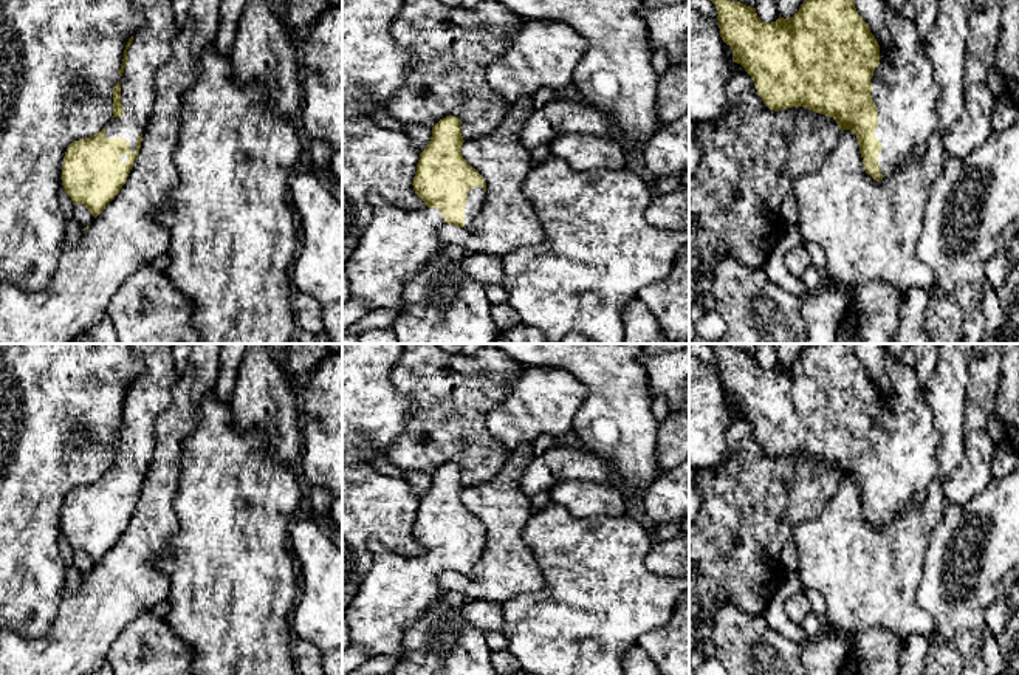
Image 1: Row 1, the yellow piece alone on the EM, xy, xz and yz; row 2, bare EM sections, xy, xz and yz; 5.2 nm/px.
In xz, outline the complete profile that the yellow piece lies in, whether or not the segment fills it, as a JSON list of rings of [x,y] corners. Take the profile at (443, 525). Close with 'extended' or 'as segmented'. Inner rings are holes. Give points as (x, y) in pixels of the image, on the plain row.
[[[446,463],[432,474],[431,488],[420,500],[412,529],[415,540],[426,550],[423,556],[404,557],[376,540],[367,543],[373,553],[373,564],[344,612],[350,627],[350,644],[362,646],[372,656],[401,653],[406,630],[443,596],[440,573],[449,570],[474,576],[483,554],[486,529],[463,505],[463,489],[458,464]]]; extended

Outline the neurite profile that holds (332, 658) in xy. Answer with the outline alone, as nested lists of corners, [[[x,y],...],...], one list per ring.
[[[342,649],[324,652],[324,675],[342,675]]]

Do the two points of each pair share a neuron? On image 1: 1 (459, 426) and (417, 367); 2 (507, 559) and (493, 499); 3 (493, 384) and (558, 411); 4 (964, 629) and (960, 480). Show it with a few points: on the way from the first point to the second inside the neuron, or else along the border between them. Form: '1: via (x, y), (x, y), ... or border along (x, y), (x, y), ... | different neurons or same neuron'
1: via (448, 412), (448, 398), (431, 381) | same neuron
2: via (504, 544), (504, 514) | same neuron
3: border along (524, 367), (487, 420) | different neurons
4: border along (990, 482), (965, 502), (948, 503) | different neurons

